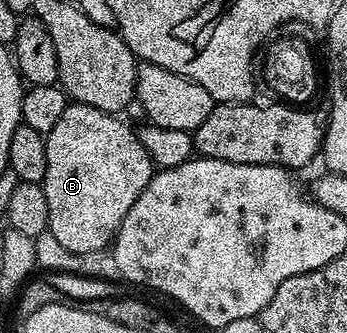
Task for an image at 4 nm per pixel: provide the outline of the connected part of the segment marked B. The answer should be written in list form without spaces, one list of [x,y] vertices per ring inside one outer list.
[[[71,101],[57,125],[45,133],[45,177],[41,186],[49,204],[47,230],[70,253],[85,255],[110,248],[125,213],[151,180],[150,153],[137,131],[119,119],[118,114]]]

